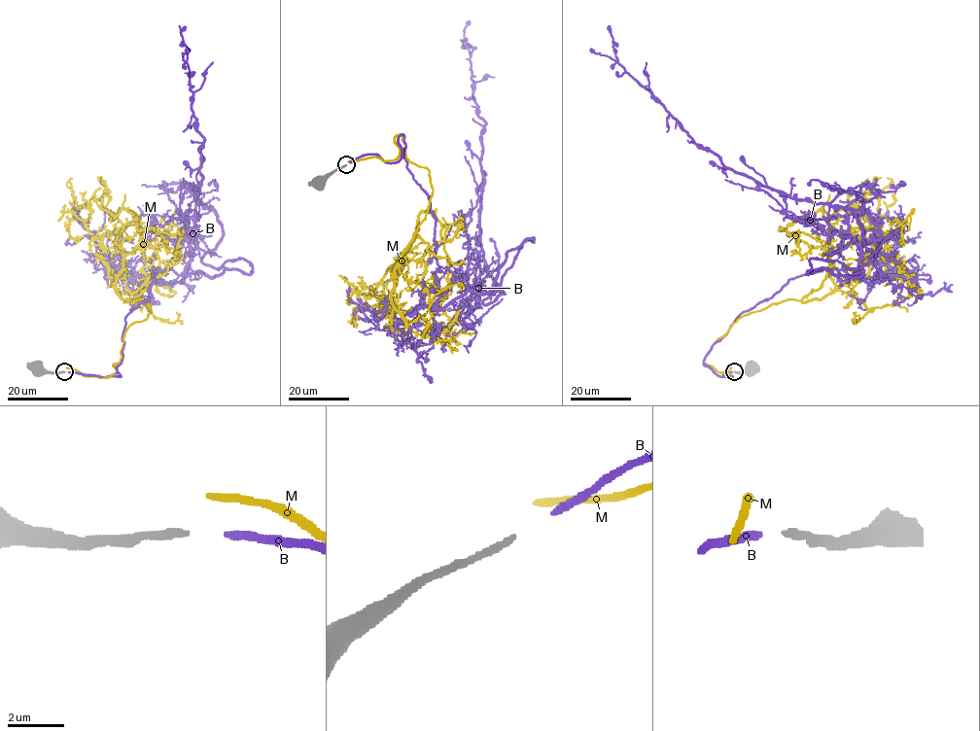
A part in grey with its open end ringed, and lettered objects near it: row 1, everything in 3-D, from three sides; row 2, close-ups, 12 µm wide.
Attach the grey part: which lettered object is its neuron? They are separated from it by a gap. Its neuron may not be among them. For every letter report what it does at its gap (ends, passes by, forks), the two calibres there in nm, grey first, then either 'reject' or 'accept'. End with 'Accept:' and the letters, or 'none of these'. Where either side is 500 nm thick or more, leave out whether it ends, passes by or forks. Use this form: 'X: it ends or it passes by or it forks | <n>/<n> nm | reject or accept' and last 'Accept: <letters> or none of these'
B: it ends | 260/260 nm | accept
M: it ends | 260/220 nm | reject
Accept: B

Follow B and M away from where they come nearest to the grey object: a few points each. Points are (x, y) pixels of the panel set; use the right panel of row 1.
B: (731, 371), (704, 363), (738, 317), (789, 279), (851, 275), (860, 249), (702, 149), (618, 62), (608, 26)
M: (731, 368), (730, 377), (704, 363), (740, 318), (788, 298), (851, 293), (872, 247), (907, 220), (900, 244)

